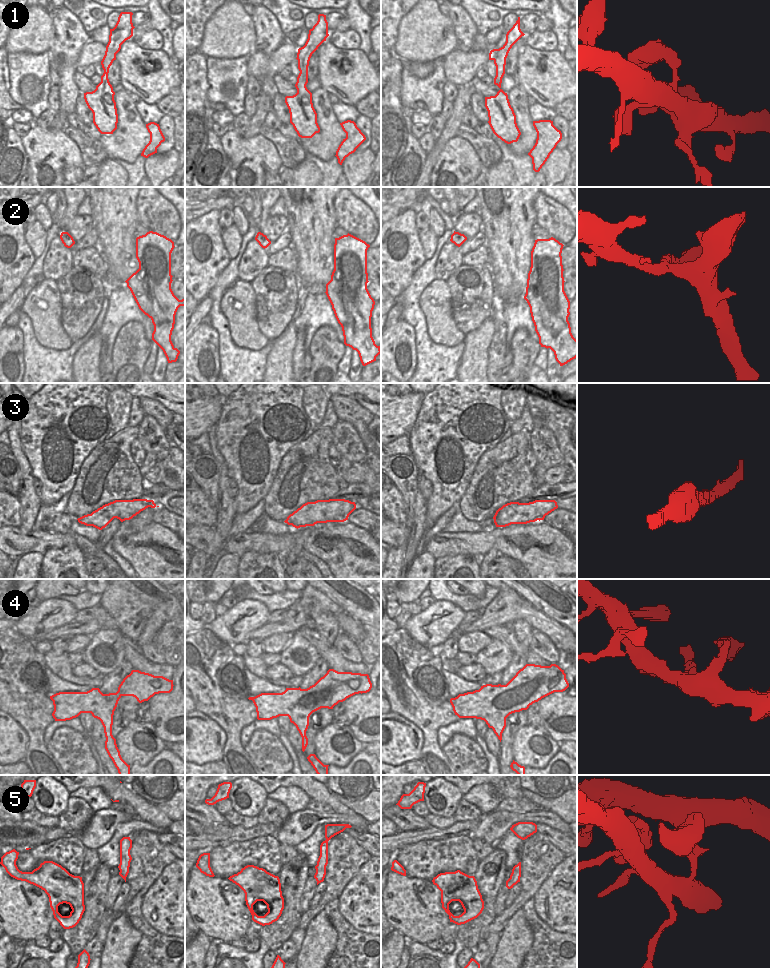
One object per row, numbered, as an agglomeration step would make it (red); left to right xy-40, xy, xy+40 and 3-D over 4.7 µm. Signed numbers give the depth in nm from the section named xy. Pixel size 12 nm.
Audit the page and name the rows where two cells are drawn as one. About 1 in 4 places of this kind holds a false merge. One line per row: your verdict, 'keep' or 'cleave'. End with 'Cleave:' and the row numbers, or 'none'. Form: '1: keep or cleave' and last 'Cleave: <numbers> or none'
1: keep
2: keep
3: keep
4: keep
5: keep
Cleave: none

